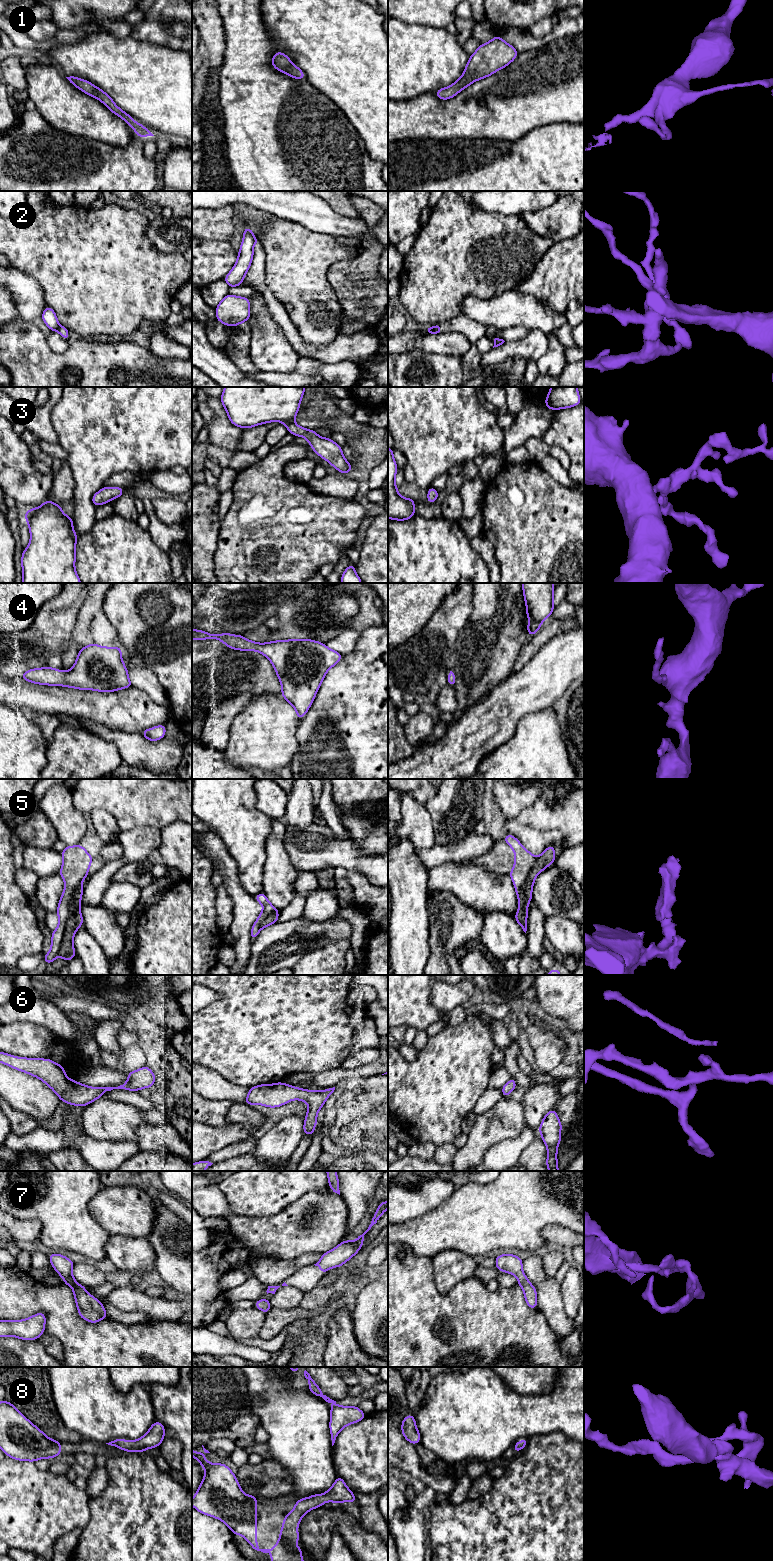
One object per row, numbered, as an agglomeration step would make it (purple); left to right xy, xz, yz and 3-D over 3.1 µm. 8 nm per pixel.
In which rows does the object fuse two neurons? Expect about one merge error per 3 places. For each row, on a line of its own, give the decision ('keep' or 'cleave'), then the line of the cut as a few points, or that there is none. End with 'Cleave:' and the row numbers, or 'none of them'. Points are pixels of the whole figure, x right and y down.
1: keep; no cut
2: cleave; cut in xy along (59, 325), (56, 330)
3: keep; no cut
4: keep; no cut
5: keep; no cut
6: keep; no cut
7: keep; no cut
8: keep; no cut
Cleave: 2

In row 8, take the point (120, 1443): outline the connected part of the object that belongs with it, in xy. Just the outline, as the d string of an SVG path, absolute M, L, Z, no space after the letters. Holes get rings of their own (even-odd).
M155 1421L147 1433L137 1440L125 1441L122 1438L118 1438L106 1444L127 1452L145 1452L146 1449L158 1447L165 1439L164 1433L164 1425L159 1421Z

